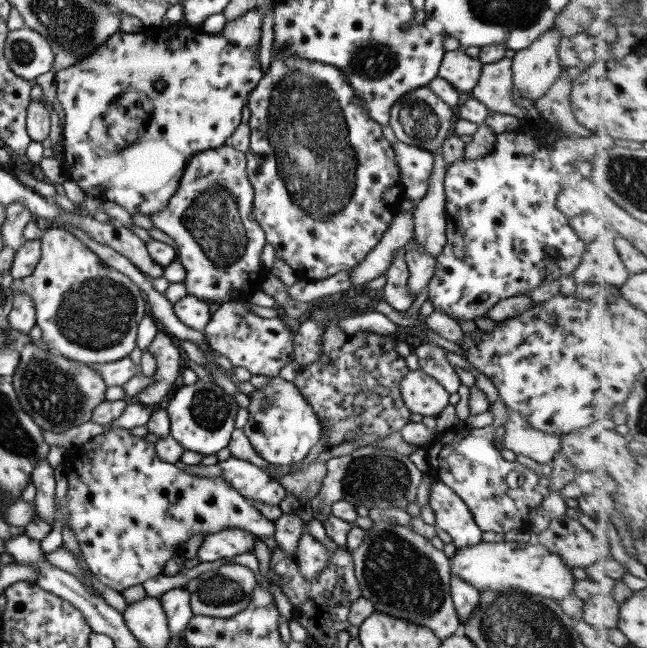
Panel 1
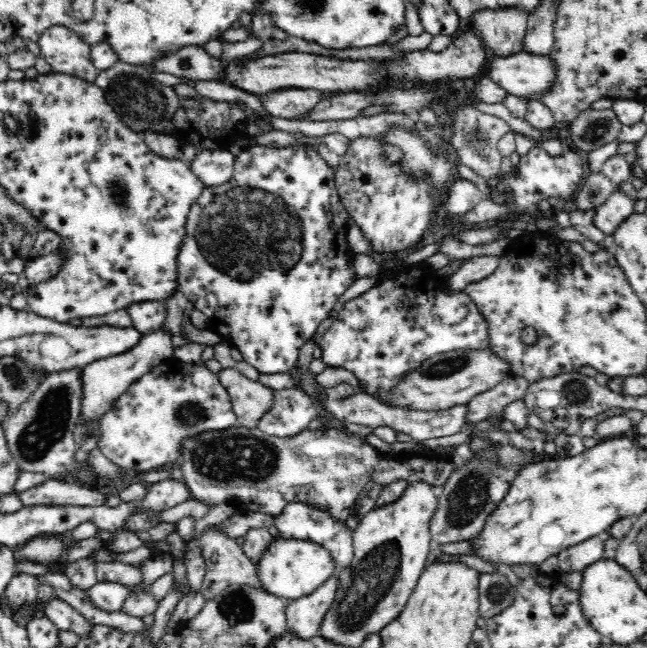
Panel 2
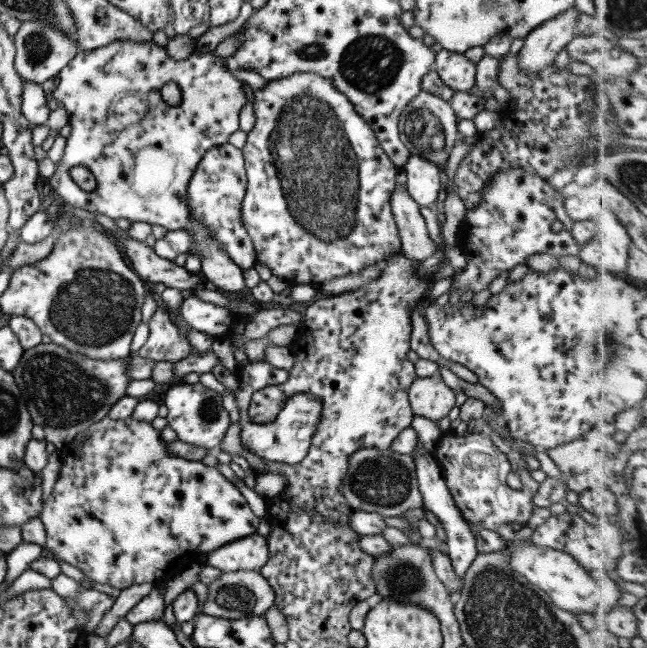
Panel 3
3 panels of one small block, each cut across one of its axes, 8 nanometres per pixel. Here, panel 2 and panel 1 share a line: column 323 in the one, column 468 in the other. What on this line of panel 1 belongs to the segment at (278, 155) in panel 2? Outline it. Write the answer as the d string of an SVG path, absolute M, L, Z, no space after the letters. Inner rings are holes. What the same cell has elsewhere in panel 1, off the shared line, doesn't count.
M514 130L504 131L494 136L494 146L492 150L485 156L475 158L474 160L466 160L459 158L455 160L448 168L444 175L443 191L444 191L444 216L445 216L445 245L441 252L434 258L434 270L427 285L427 300L431 302L434 310L441 310L457 320L475 320L475 318L485 317L485 312L491 308L498 300L509 298L509 296L521 296L530 294L533 288L541 285L546 281L561 281L563 278L569 277L577 269L581 256L585 250L586 242L583 242L573 232L569 226L569 218L561 214L554 207L555 196L558 194L562 185L559 181L559 174L552 167L549 157L549 148L536 144L527 134L515 133Z

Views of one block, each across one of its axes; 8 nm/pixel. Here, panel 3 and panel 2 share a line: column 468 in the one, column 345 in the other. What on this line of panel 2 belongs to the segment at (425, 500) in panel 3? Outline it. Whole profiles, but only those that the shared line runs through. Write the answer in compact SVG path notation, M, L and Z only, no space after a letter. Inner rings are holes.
M291 502L278 516L275 516L274 525L278 529L280 539L300 539L321 544L334 557L336 571L350 566L354 556L352 553L352 533L344 523L338 523L336 519L332 519L332 515L328 511L314 509L304 503Z

